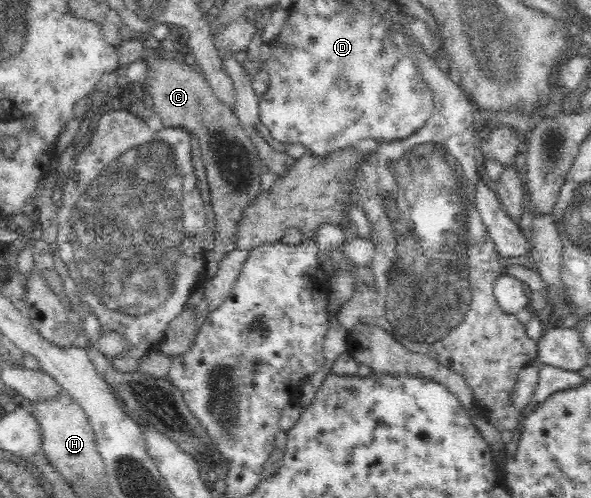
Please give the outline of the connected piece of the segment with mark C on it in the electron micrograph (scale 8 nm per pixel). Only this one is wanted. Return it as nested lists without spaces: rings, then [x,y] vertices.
[[[181,58],[174,61],[165,59],[150,59],[151,69],[147,73],[143,86],[147,88],[151,99],[153,99],[154,110],[160,119],[160,126],[180,127],[191,138],[196,138],[199,145],[199,158],[205,169],[207,186],[209,189],[211,208],[214,214],[214,245],[212,251],[207,250],[205,256],[205,266],[203,273],[208,278],[213,278],[218,273],[218,267],[222,259],[235,249],[234,230],[237,219],[241,216],[242,210],[250,200],[256,197],[261,185],[261,167],[263,164],[260,150],[249,136],[249,132],[242,126],[242,122],[235,115],[233,107],[224,102],[216,92],[214,87],[208,82],[206,75],[196,72],[192,68],[192,61]]]

